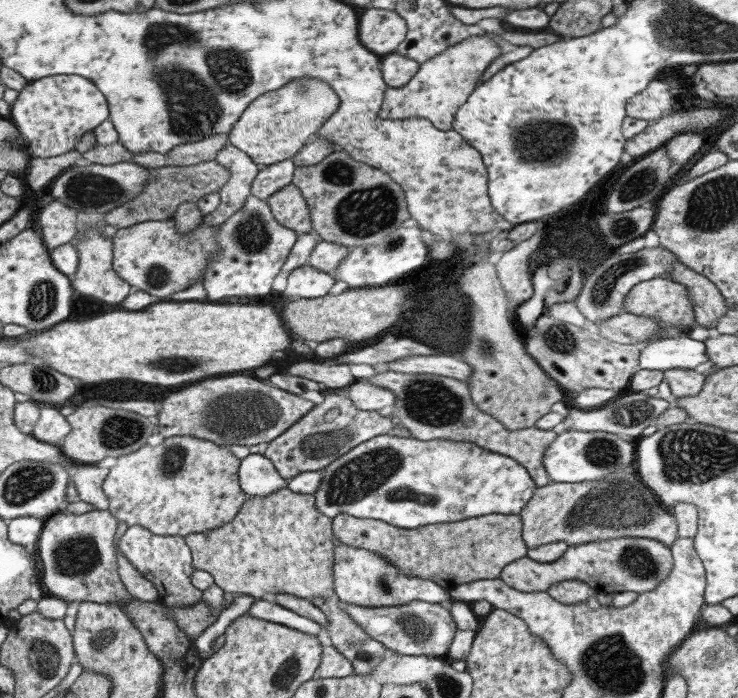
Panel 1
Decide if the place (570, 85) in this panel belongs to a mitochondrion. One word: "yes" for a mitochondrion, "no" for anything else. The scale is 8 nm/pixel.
no

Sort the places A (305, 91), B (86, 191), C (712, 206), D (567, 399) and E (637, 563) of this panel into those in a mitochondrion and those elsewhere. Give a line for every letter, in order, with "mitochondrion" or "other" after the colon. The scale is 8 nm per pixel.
A: mitochondrion
B: mitochondrion
C: mitochondrion
D: other
E: mitochondrion

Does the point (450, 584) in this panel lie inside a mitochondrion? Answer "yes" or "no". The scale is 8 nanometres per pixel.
no

